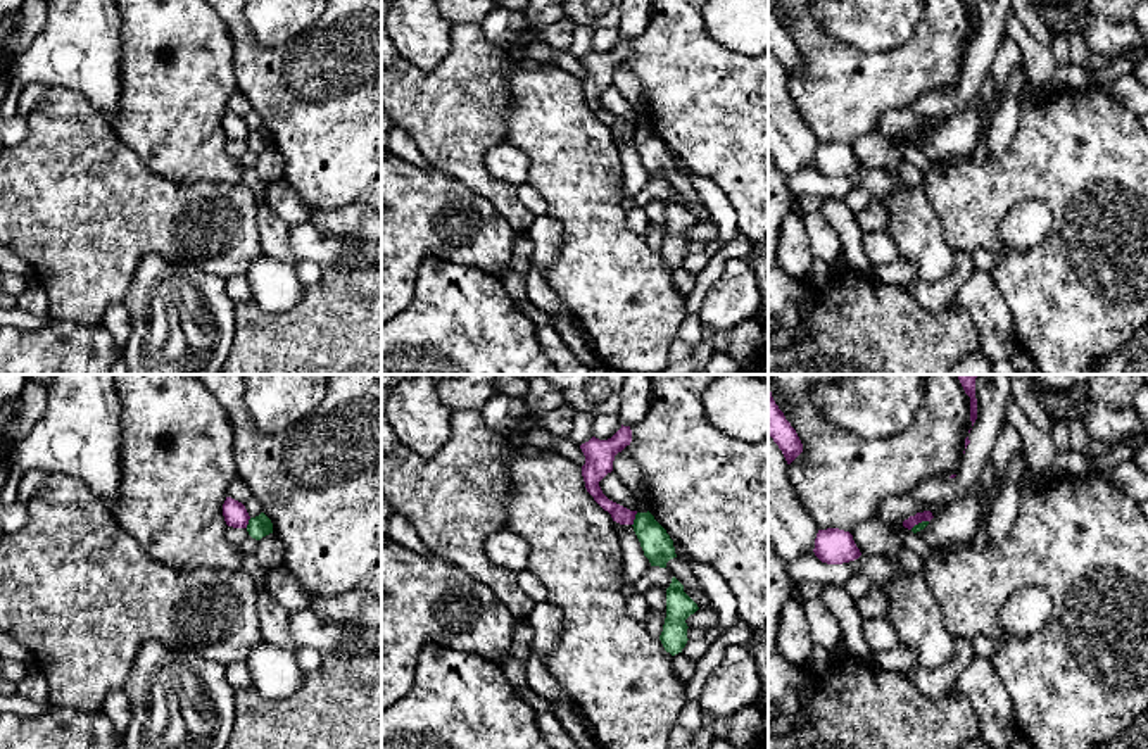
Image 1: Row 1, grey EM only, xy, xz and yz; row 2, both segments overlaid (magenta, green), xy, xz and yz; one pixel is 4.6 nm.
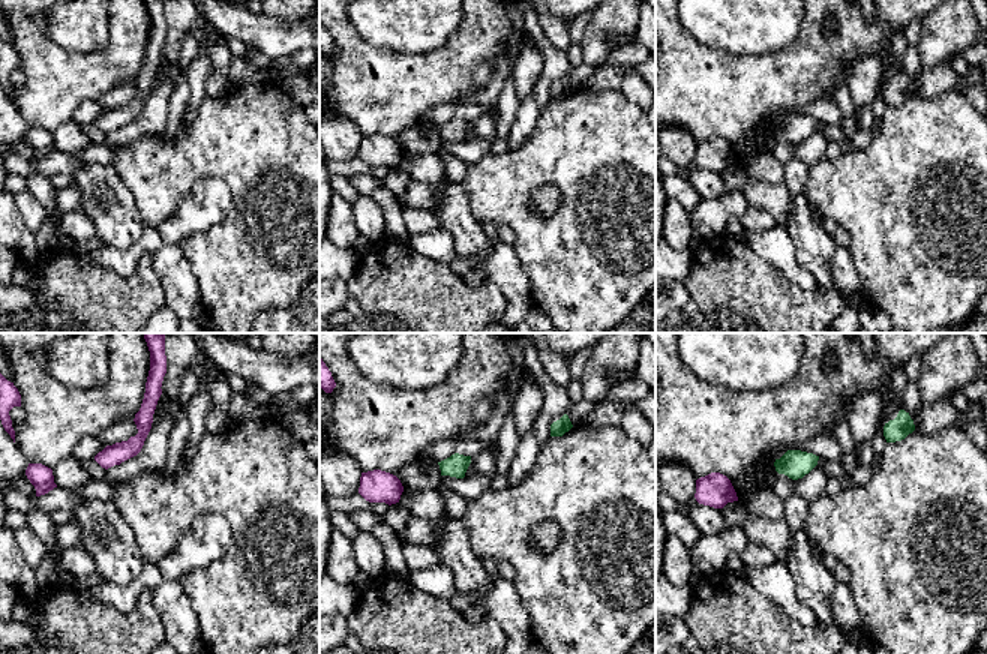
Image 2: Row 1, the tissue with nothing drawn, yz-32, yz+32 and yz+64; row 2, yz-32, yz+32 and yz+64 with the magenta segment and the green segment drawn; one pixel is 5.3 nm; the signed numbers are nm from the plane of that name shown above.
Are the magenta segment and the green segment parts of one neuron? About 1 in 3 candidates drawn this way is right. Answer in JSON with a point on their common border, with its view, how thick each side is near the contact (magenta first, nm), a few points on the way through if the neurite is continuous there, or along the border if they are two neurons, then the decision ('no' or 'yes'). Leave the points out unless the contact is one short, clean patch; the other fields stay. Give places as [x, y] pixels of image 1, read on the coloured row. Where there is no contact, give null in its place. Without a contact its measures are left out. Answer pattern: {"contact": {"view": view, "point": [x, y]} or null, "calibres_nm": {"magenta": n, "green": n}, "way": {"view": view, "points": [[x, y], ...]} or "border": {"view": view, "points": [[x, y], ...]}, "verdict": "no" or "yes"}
{"contact": {"view": "xz", "point": [634, 518]}, "calibres_nm": {"magenta": 80, "green": 140}, "border": {"view": "xz", "points": [[637, 513], [632, 525]]}, "verdict": "no"}

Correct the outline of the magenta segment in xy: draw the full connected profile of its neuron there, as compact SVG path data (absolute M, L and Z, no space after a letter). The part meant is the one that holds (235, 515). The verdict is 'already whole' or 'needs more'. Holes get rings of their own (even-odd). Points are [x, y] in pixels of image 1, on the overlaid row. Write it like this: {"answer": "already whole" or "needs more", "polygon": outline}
{"answer": "already whole", "polygon": "M226 497L223 504L223 516L226 525L233 528L247 528L250 519L245 506L231 497Z"}

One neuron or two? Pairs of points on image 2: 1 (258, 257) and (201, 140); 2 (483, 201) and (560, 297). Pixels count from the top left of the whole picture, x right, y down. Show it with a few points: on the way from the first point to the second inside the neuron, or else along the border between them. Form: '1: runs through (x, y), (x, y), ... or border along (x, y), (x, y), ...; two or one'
1: runs through (258, 228), (257, 195), (230, 168); one
2: runs through (512, 213), (560, 261), (560, 269); one

